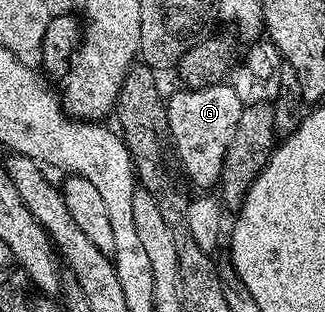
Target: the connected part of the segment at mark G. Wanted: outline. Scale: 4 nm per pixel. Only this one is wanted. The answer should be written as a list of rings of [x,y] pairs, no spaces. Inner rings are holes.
[[[220,81],[205,89],[178,89],[166,100],[167,131],[169,139],[175,142],[179,163],[183,171],[199,186],[199,189],[215,189],[220,186],[225,165],[227,146],[237,133],[237,121],[241,121],[244,104],[237,97],[230,82]]]

